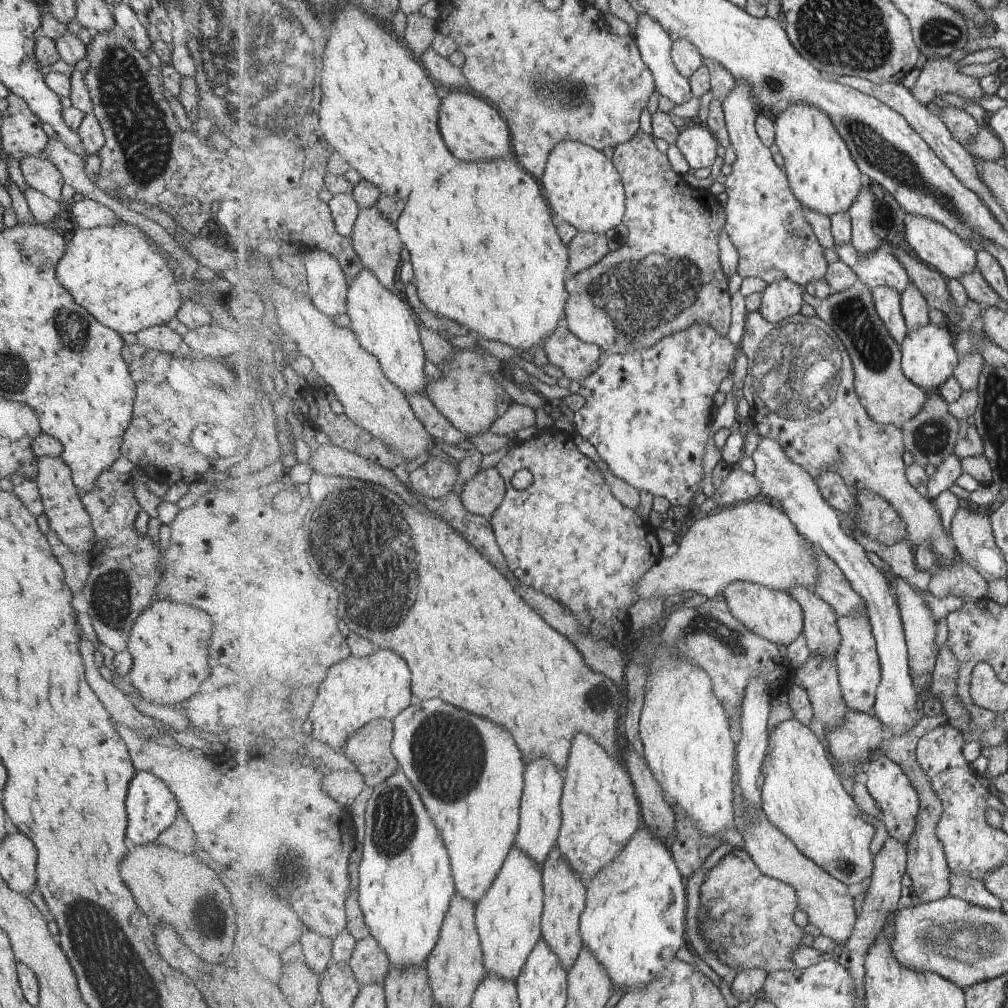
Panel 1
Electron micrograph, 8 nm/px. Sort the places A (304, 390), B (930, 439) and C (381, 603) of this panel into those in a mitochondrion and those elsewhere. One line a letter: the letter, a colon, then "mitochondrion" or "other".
A: other
B: mitochondrion
C: mitochondrion

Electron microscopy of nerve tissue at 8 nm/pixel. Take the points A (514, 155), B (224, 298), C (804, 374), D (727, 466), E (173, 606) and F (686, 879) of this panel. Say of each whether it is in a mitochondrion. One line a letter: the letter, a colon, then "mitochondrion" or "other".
A: other
B: other
C: mitochondrion
D: other
E: other
F: other

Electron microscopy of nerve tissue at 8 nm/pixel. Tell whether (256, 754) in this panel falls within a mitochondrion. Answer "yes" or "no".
no

